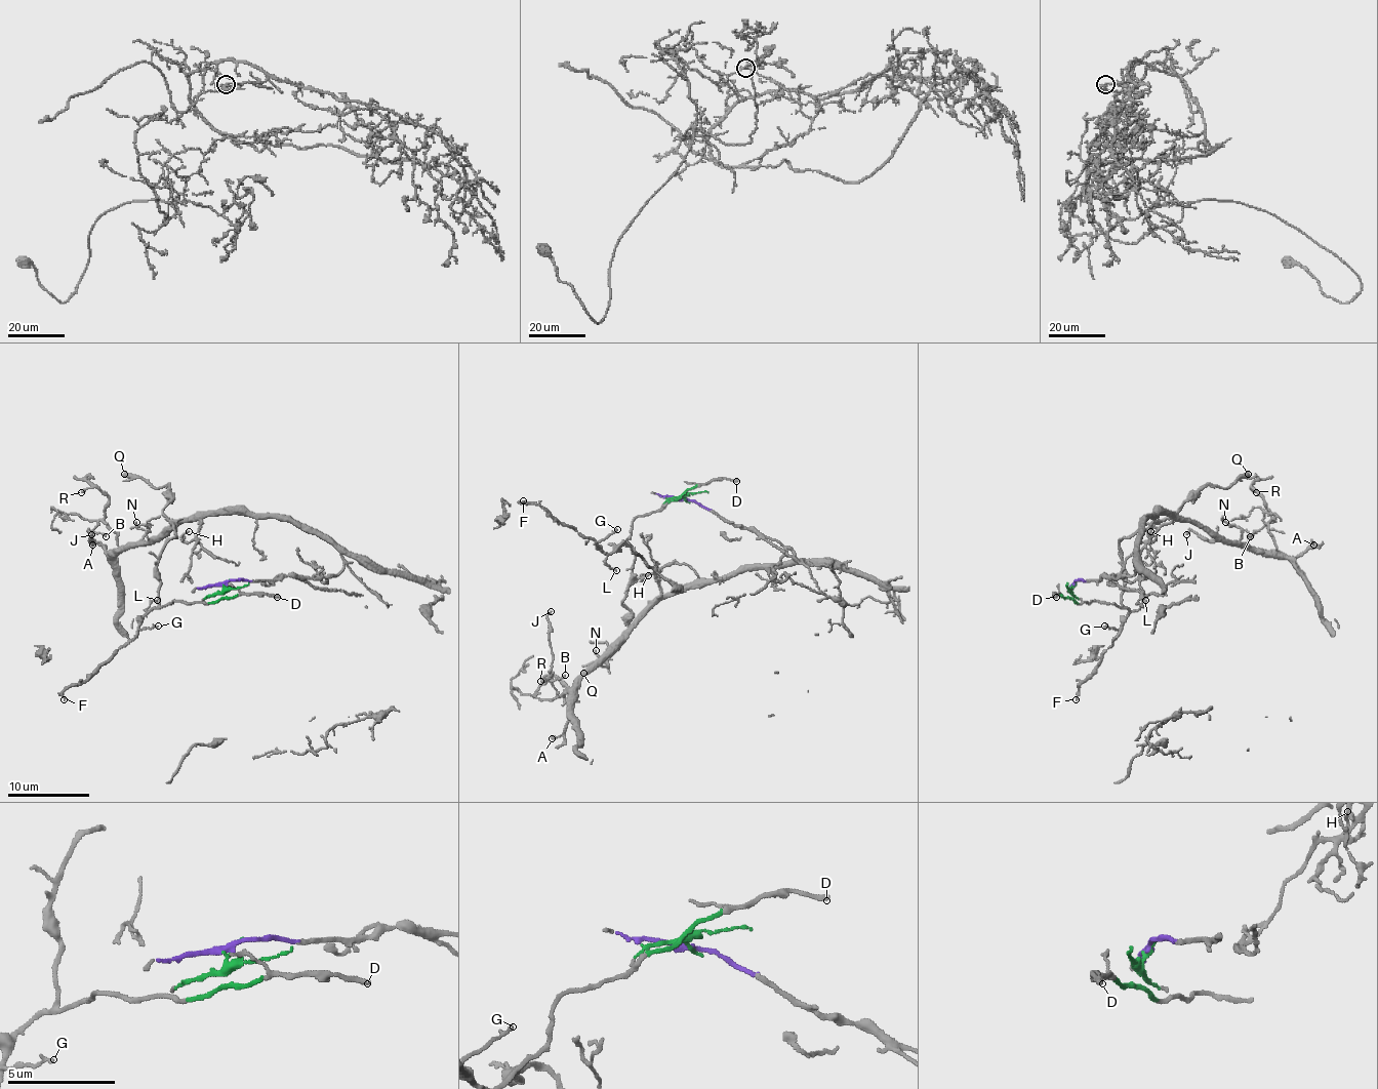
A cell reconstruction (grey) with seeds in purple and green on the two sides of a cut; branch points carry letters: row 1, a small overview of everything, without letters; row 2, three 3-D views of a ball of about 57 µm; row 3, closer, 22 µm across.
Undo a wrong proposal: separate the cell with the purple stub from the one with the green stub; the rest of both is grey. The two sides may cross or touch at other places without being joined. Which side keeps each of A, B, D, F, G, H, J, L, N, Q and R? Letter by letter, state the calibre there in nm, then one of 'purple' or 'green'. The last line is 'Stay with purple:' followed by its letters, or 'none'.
A: calibre 200 nm; purple
B: calibre 110 nm; purple
D: calibre 220 nm; green
F: calibre 200 nm; green
G: calibre 150 nm; green
H: calibre 110 nm; purple
J: calibre 180 nm; purple
L: calibre 150 nm; green
N: calibre 140 nm; purple
Q: calibre 400 nm; green
R: calibre 170 nm; purple
Stay with purple: A, B, H, J, N, R

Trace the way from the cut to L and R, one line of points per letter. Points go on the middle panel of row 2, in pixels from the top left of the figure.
L: (684, 498), (667, 500), (656, 511), (638, 515), (632, 523), (632, 533), (607, 556), (605, 562), (615, 570)
R: (684, 498), (754, 527), (803, 562), (756, 564), (667, 593), (580, 680), (576, 700), (554, 676), (541, 682)

